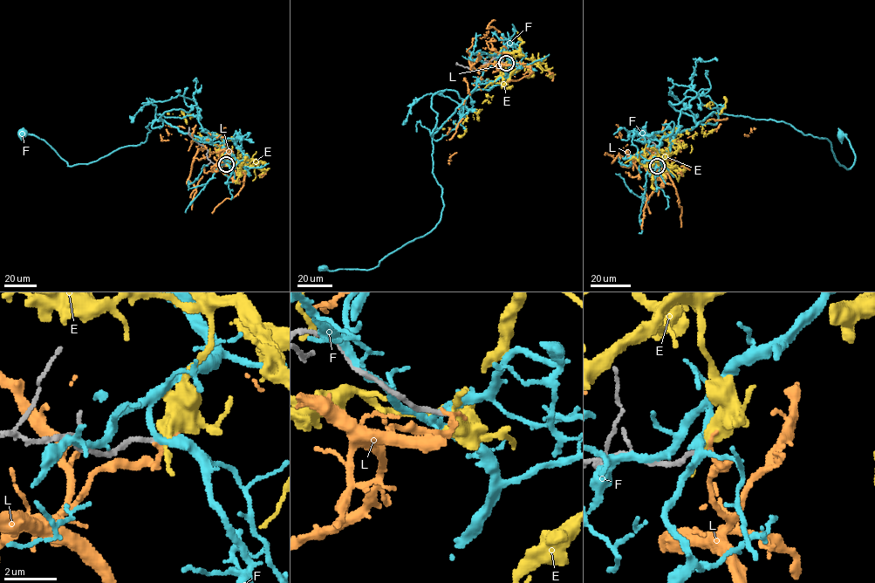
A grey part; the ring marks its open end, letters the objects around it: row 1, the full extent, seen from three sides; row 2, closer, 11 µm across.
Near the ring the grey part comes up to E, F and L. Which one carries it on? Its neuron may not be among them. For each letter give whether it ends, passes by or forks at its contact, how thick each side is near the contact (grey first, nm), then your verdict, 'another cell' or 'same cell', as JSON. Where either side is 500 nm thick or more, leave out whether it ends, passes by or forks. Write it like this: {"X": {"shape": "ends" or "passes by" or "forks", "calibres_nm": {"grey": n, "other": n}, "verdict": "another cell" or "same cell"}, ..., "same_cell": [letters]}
{"E": {"shape": "passes by", "calibres_nm": {"grey": 180, "other": 400}, "verdict": "another cell"}, "F": {"shape": "forks", "calibres_nm": {"grey": 200, "other": 200}, "verdict": "another cell"}, "L": {"shape": "ends", "calibres_nm": {"grey": 190, "other": 200}, "verdict": "another cell"}, "same_cell": []}

